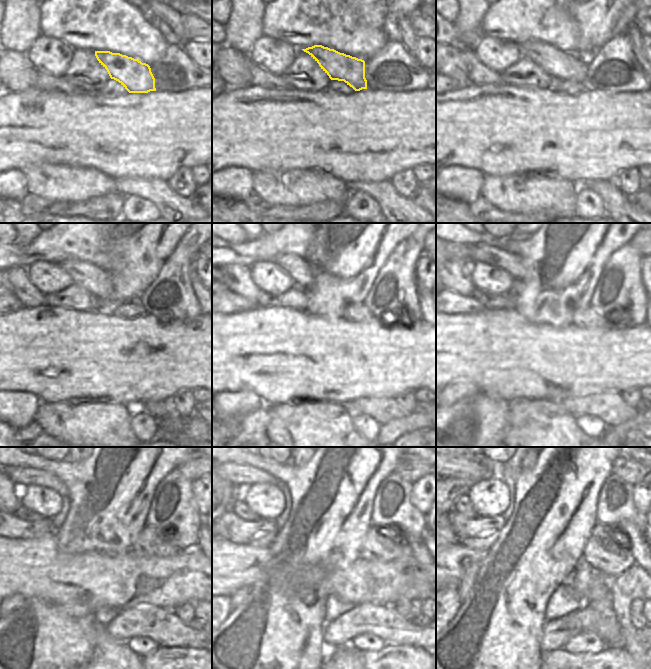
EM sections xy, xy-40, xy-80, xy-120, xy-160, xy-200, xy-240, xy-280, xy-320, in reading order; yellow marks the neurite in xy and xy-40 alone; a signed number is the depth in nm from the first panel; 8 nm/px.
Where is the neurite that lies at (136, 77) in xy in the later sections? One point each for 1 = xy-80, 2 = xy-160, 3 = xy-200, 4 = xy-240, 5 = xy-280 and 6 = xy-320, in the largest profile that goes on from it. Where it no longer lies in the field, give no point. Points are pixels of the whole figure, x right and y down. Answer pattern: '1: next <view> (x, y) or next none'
1: next xy-80 (562, 66)
2: next xy-160 (303, 274)
3: next xy-200 (511, 263)
4: next xy-240 (26, 476)
5: next xy-280 (236, 474)
6: next xy-320 (458, 468)

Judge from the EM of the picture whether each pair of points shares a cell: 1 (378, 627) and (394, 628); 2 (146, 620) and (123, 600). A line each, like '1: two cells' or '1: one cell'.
1: one cell
2: two cells

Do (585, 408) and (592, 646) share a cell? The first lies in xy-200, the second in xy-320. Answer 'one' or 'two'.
two

